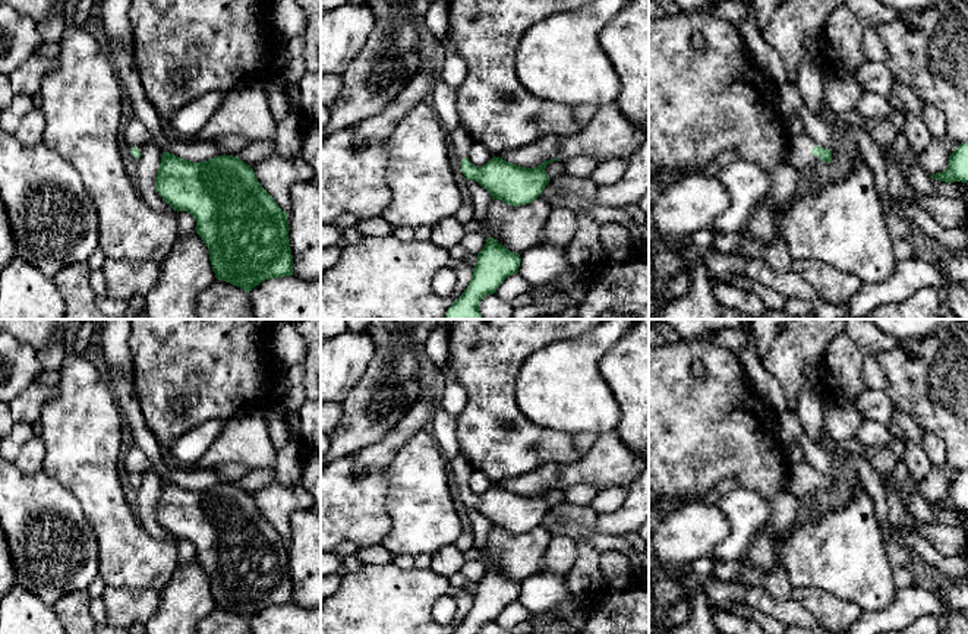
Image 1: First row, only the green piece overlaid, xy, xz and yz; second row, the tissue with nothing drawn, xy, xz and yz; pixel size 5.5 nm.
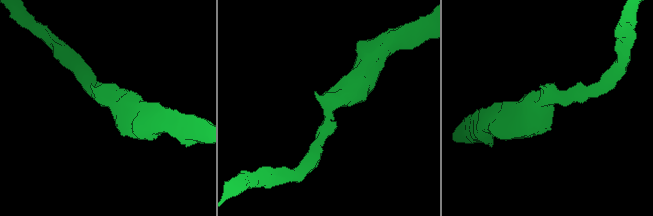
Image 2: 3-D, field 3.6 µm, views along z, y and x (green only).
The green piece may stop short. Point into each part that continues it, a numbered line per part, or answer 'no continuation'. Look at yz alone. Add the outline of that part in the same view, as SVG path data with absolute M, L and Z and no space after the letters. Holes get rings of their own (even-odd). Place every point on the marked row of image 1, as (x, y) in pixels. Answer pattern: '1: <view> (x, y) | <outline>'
1: yz (800, 148) | M807 135L791 136L788 139L788 152L785 160L795 168L808 165L810 163L820 161L819 157L813 155L811 151L819 146Z

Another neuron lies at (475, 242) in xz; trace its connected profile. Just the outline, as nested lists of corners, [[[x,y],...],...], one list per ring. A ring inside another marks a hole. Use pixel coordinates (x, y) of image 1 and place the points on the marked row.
[[[477,230],[474,233],[466,233],[461,245],[467,250],[467,253],[474,253],[477,255],[486,245],[488,236],[482,231]]]

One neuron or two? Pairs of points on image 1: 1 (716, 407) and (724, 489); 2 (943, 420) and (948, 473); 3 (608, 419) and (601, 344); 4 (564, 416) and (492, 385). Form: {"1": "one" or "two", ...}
{"1": "two", "2": "one", "3": "one", "4": "two"}

